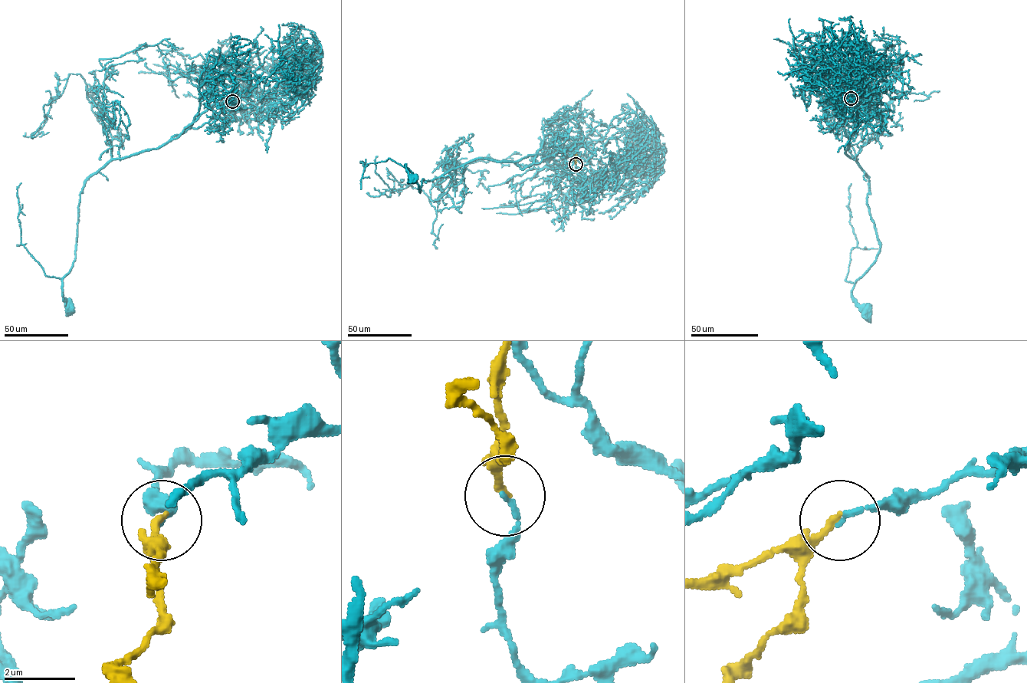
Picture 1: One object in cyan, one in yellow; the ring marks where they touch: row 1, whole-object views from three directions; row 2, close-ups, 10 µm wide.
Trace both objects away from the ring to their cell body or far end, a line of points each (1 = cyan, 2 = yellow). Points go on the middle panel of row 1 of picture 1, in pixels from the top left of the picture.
1: (575, 164), (593, 180), (575, 182), (543, 154), (477, 158), (423, 179), (419, 192), (405, 165), (412, 178)
2: (575, 164), (575, 152)

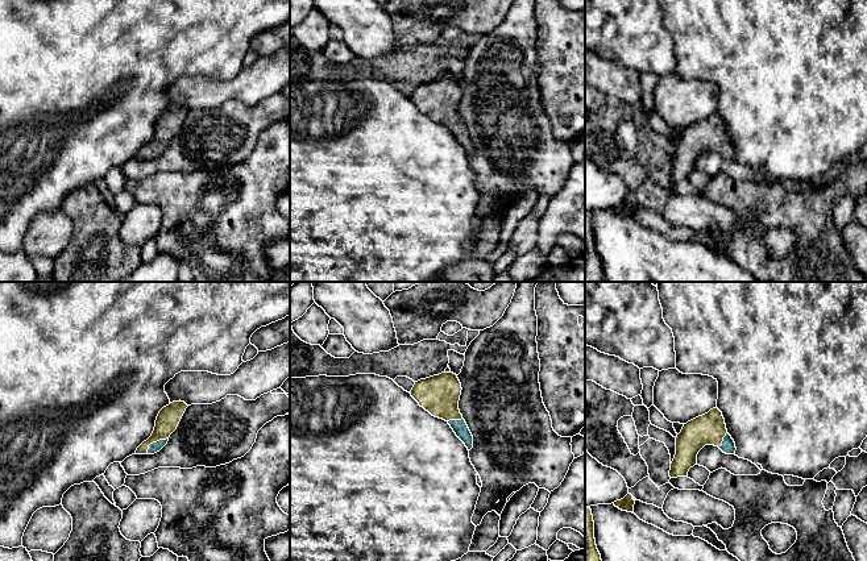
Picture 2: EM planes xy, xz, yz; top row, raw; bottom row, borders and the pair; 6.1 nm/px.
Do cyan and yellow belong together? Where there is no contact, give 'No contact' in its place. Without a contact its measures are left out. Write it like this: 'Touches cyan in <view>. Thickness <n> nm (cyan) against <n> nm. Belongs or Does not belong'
Touches cyan in xy. Thickness 60 nm (cyan) against 140 nm. Belongs

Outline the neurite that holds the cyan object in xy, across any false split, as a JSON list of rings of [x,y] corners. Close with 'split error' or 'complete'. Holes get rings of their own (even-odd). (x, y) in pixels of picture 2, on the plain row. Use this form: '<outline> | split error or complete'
[[[181,105],[163,112],[157,121],[152,141],[137,153],[136,159],[154,159],[159,157],[167,149],[170,140],[177,134],[187,112]]] | split error

